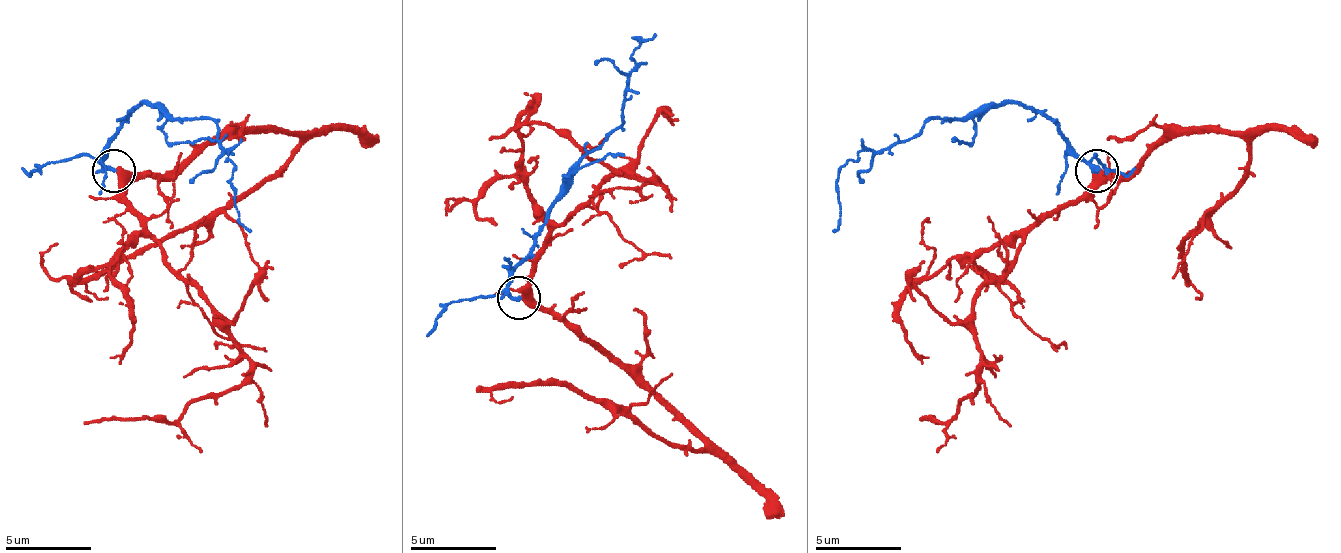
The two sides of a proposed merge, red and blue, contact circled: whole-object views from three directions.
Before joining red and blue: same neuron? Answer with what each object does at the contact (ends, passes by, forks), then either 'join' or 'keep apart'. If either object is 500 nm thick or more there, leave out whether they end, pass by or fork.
red passes by | blue passes by | join

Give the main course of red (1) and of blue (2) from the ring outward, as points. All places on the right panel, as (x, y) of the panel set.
1: (1095, 169), (1125, 173), (1181, 135), (1233, 130), (1245, 143), (1241, 182), (1185, 238), (1194, 298)
2: (1095, 169), (1069, 139), (1039, 113), (979, 105), (863, 152), (837, 178), (841, 212), (833, 229)

